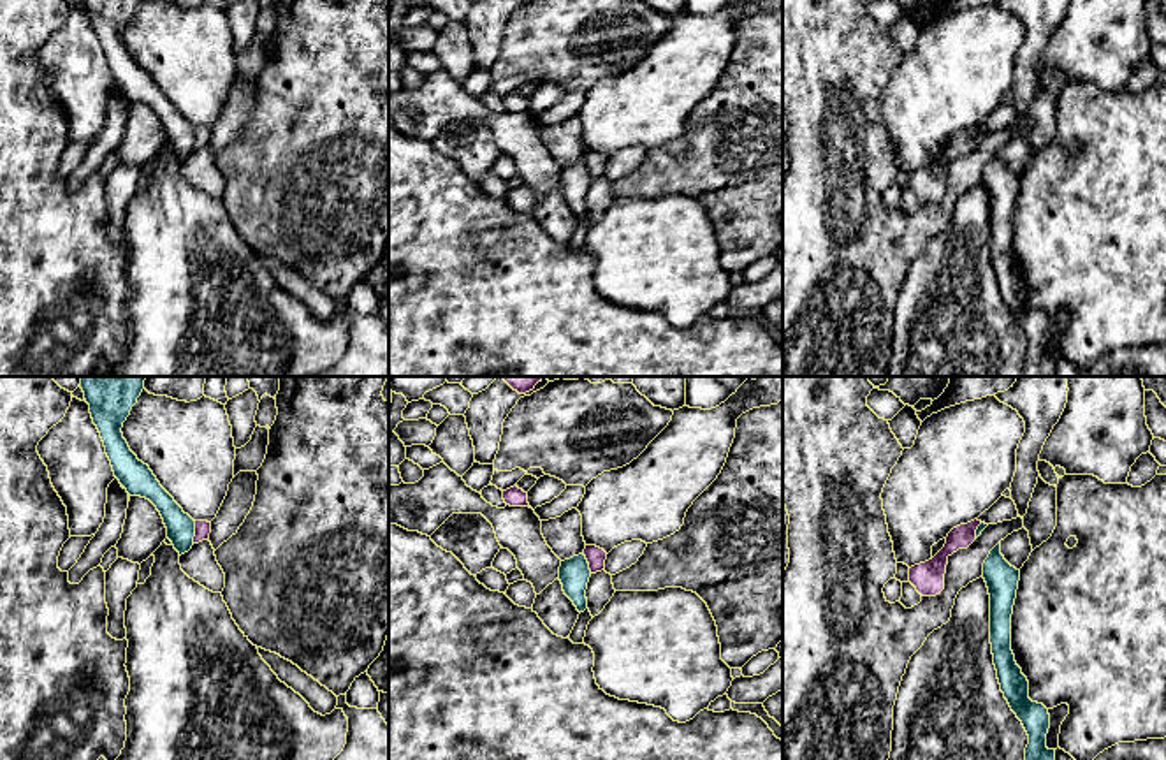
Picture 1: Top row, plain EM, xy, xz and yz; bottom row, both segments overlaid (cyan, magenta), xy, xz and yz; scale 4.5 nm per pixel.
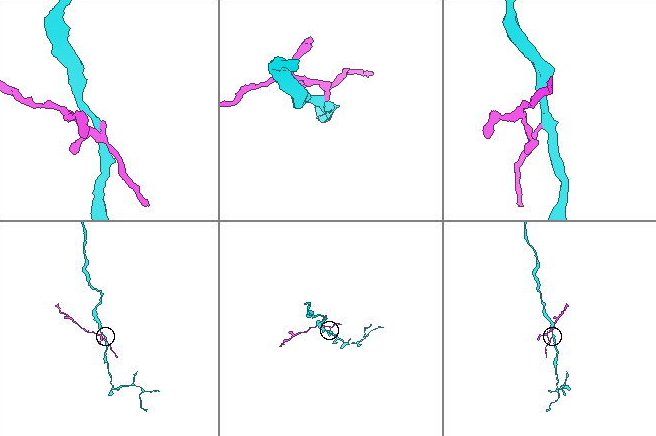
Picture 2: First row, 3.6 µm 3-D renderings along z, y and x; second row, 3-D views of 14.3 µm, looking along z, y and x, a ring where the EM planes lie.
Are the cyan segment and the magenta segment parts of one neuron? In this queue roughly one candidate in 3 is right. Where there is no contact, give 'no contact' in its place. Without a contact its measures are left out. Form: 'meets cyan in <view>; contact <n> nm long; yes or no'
meets cyan in xy; contact 110 nm long; no

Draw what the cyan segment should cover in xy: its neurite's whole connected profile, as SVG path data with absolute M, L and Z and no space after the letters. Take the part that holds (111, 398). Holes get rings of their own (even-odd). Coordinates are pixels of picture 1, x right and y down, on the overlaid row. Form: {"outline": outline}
{"outline": "M81 376L79 385L114 477L130 496L146 498L157 507L167 528L167 538L181 556L193 545L195 521L160 486L149 466L137 459L121 433L123 422L144 389L144 380L146 376Z"}

